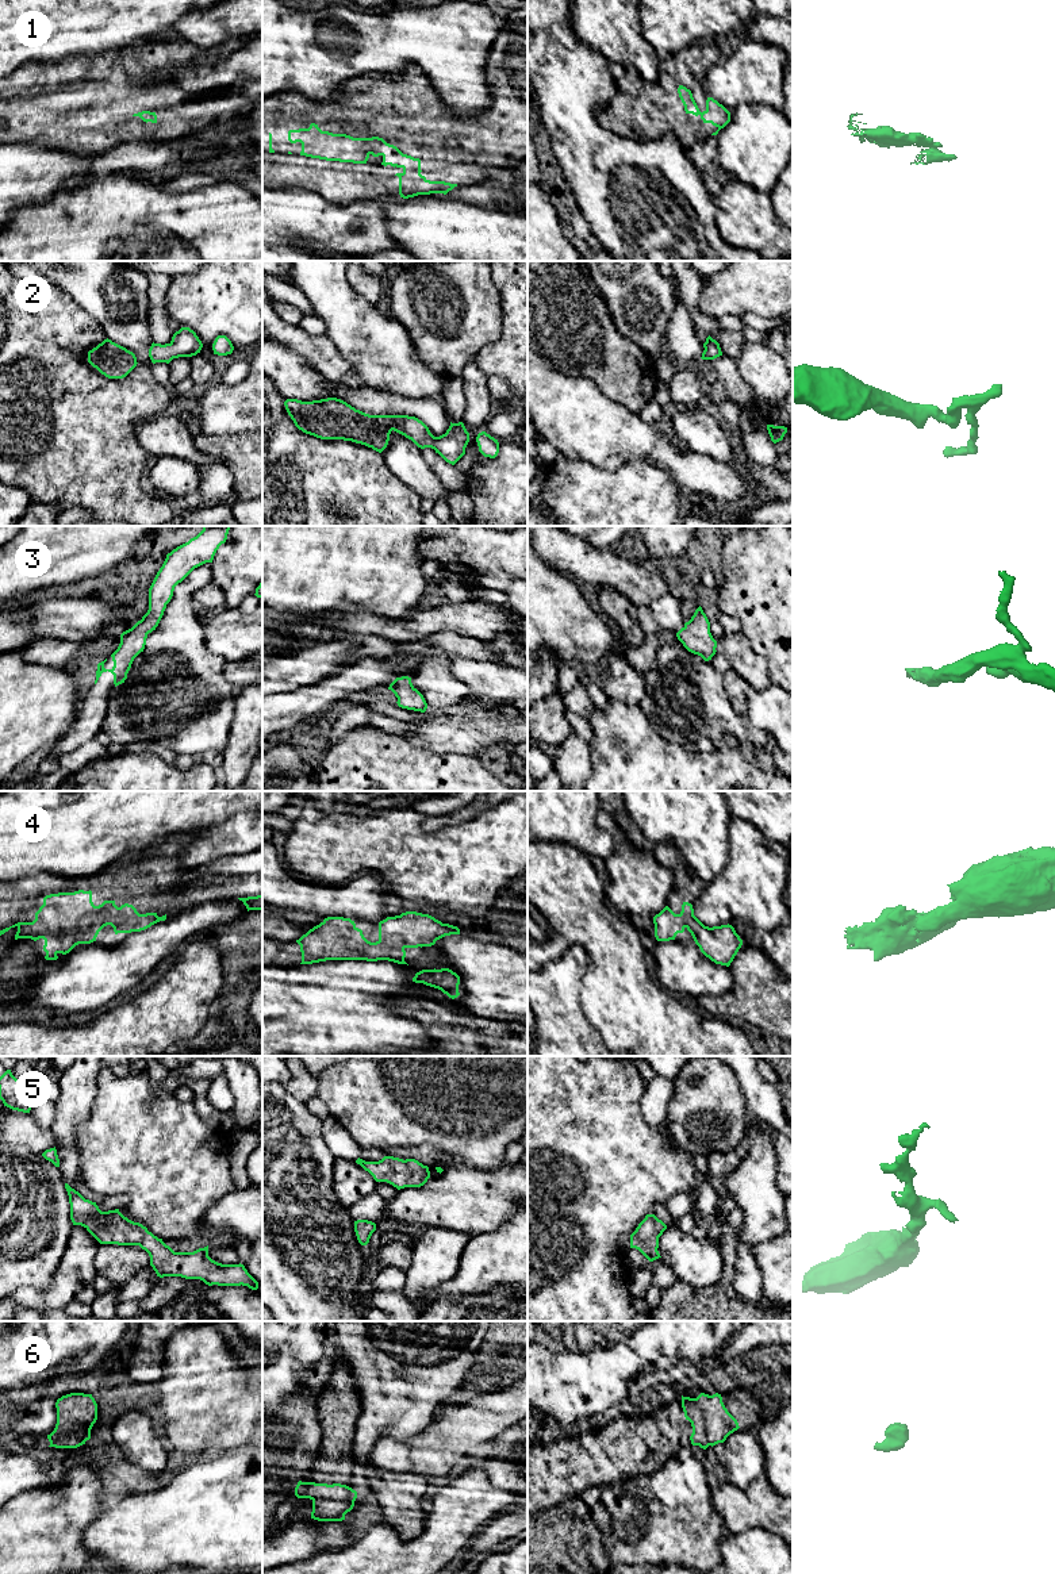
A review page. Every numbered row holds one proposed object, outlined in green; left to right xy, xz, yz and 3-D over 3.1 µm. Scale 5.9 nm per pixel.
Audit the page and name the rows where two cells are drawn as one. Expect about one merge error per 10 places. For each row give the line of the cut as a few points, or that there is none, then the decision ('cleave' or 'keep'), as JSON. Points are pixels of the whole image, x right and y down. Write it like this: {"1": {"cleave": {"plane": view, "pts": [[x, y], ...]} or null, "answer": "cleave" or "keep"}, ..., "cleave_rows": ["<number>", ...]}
{"1": {"cleave": null, "answer": "keep"}, "2": {"cleave": null, "answer": "keep"}, "3": {"cleave": null, "answer": "keep"}, "4": {"cleave": null, "answer": "keep"}, "5": {"cleave": null, "answer": "keep"}, "6": {"cleave": null, "answer": "keep"}, "cleave_rows": []}

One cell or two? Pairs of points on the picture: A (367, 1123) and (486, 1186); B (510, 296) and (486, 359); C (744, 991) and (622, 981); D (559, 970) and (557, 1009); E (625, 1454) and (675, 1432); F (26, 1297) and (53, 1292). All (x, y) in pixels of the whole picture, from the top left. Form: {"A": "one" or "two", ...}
{"A": "two", "B": "one", "C": "two", "D": "one", "E": "one", "F": "one"}

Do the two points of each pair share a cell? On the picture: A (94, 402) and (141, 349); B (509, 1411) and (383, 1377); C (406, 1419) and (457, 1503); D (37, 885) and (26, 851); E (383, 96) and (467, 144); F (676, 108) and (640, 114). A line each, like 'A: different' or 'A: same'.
A: different
B: different
C: different
D: different
E: same
F: same

